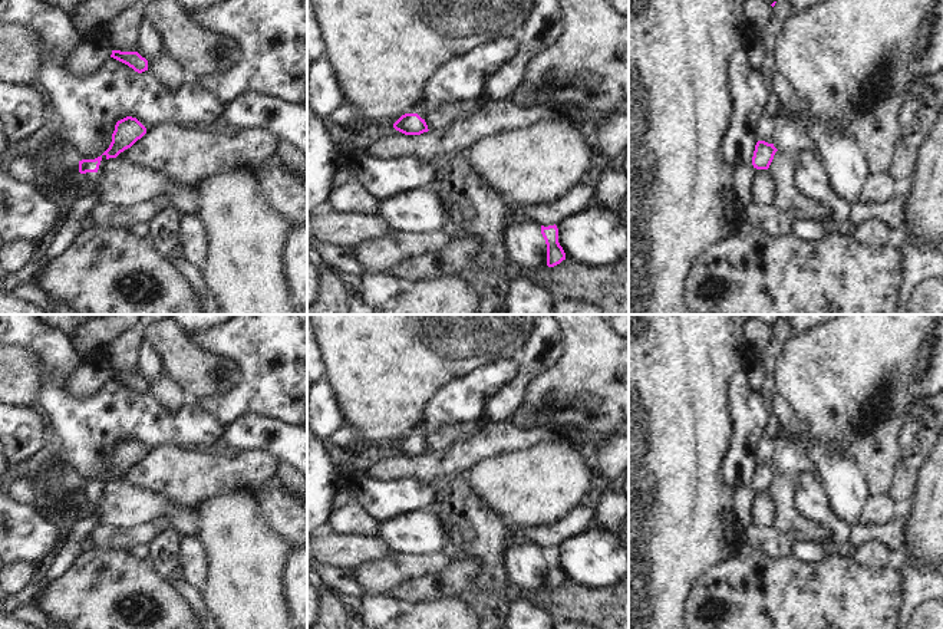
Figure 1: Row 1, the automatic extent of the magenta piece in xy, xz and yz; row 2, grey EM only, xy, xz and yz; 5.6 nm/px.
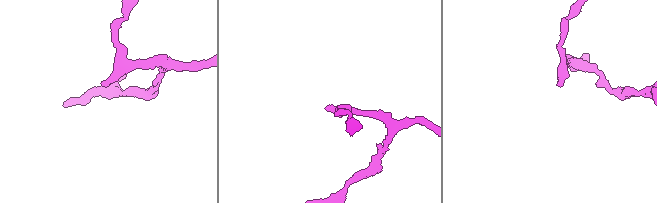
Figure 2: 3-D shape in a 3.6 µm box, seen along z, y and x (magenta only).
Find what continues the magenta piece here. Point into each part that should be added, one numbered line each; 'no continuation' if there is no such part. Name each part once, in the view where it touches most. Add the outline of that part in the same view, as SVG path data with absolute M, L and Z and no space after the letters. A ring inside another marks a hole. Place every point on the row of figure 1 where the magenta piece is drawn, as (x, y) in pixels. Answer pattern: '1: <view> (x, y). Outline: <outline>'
1: xy (94, 177). Outline: M102 155L102 161L100 161L99 169L96 172L82 174L82 177L89 180L92 182L92 185L95 185L102 177L102 172L103 172L103 168L105 168L106 162L108 162L106 155Z

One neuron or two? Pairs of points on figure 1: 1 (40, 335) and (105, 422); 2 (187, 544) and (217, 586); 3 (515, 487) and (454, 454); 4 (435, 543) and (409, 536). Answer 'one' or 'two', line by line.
1: one
2: two
3: two
4: one

